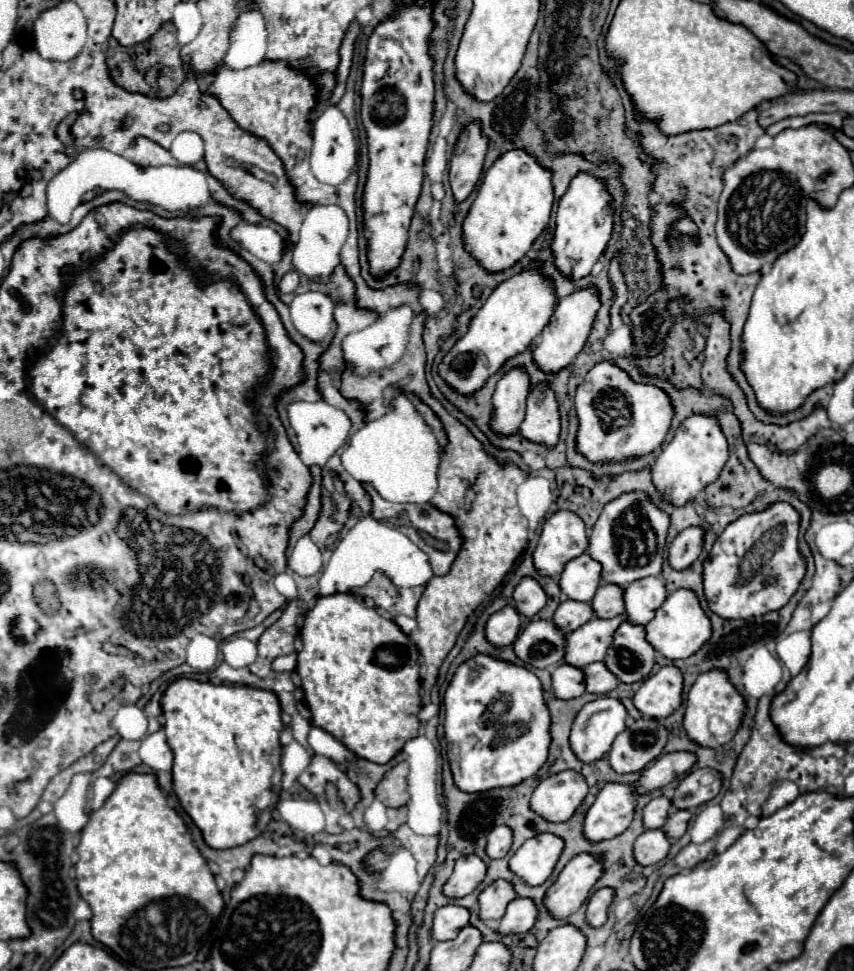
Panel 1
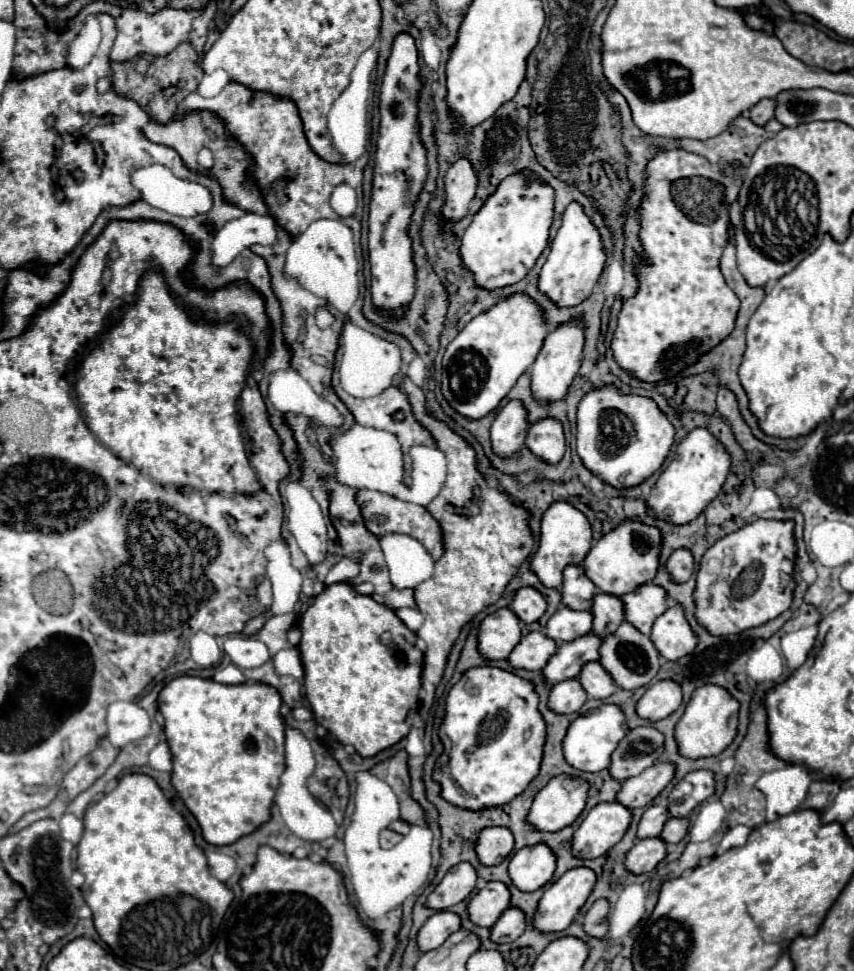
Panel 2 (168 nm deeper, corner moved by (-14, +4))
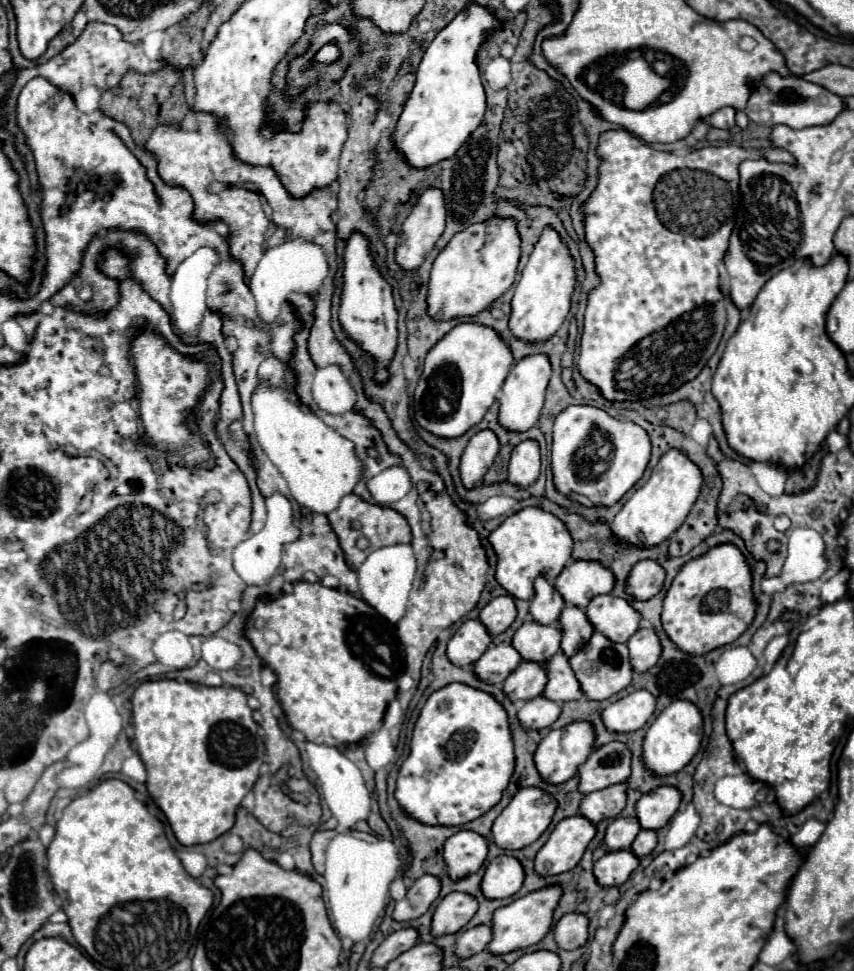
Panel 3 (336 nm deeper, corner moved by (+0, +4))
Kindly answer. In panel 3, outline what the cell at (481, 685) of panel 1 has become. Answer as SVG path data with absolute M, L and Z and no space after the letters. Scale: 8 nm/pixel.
M460 684L444 686L444 690L436 690L420 710L410 740L410 756L398 770L394 796L406 816L426 826L460 826L472 822L500 802L502 790L508 786L514 770L512 750L506 712L490 694Z

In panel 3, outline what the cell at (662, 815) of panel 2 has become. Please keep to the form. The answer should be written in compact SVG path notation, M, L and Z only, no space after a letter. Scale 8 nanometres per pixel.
M616 818L610 822L610 826L606 828L606 836L604 836L604 848L608 852L616 852L616 850L628 850L636 838L636 834L640 832L640 824L636 822L636 818Z

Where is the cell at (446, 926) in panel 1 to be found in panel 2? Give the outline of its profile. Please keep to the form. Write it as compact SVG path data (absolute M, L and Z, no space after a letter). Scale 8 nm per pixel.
M440 910L426 920L426 924L418 932L418 946L422 952L434 950L446 942L446 938L460 930L460 916L450 910Z

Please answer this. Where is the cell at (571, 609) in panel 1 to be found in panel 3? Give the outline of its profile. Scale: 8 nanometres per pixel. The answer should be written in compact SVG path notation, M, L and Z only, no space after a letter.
M536 622L522 624L512 636L512 646L524 662L546 662L560 652L560 630L556 626L536 626Z

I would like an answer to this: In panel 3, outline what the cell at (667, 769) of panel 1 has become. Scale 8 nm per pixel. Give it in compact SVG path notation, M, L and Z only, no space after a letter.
M626 784L608 786L608 790L598 790L592 794L586 794L580 802L578 814L590 820L592 824L598 824L604 818L616 818L626 804Z

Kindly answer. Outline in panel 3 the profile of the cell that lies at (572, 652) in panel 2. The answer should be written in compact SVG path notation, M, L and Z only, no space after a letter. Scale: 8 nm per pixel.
M522 662L504 680L502 690L514 704L540 696L540 690L544 690L544 670L540 670L540 666L542 664L536 662Z

